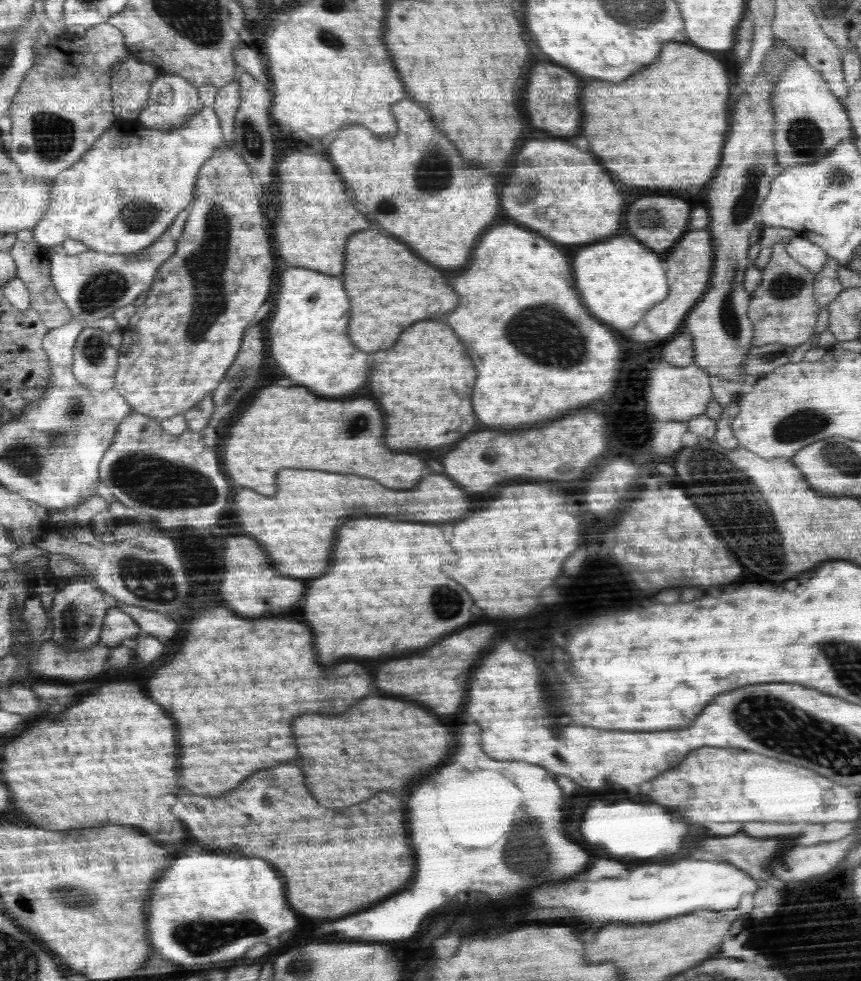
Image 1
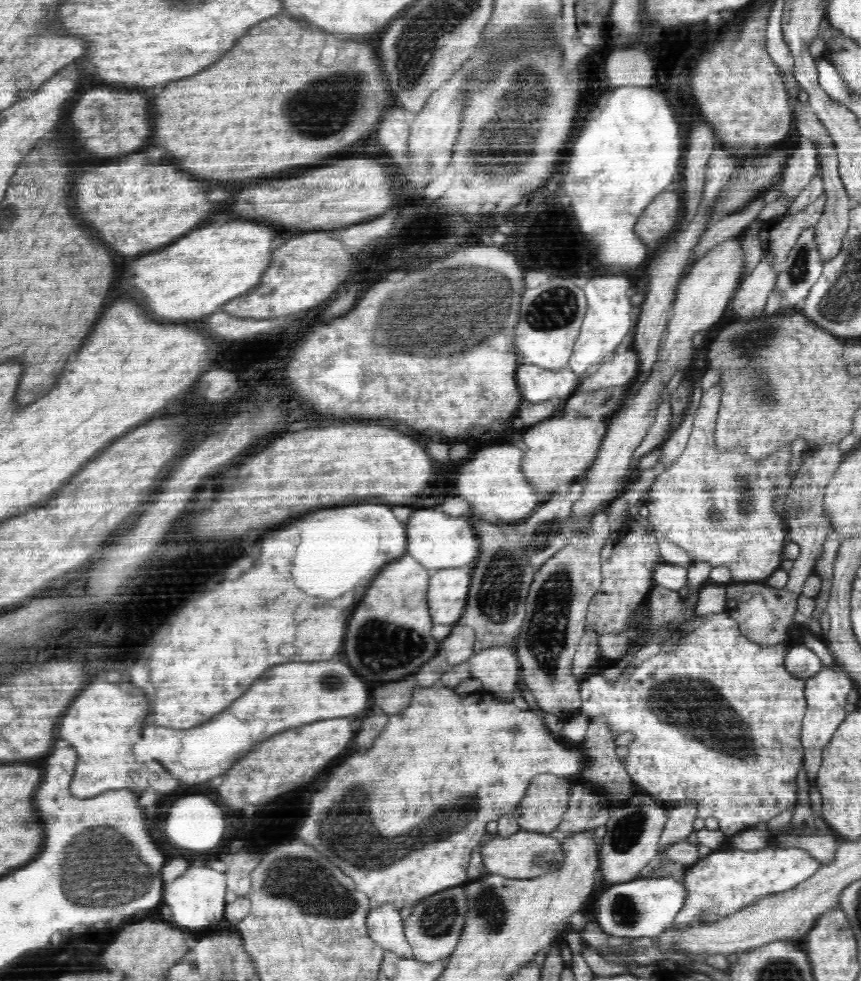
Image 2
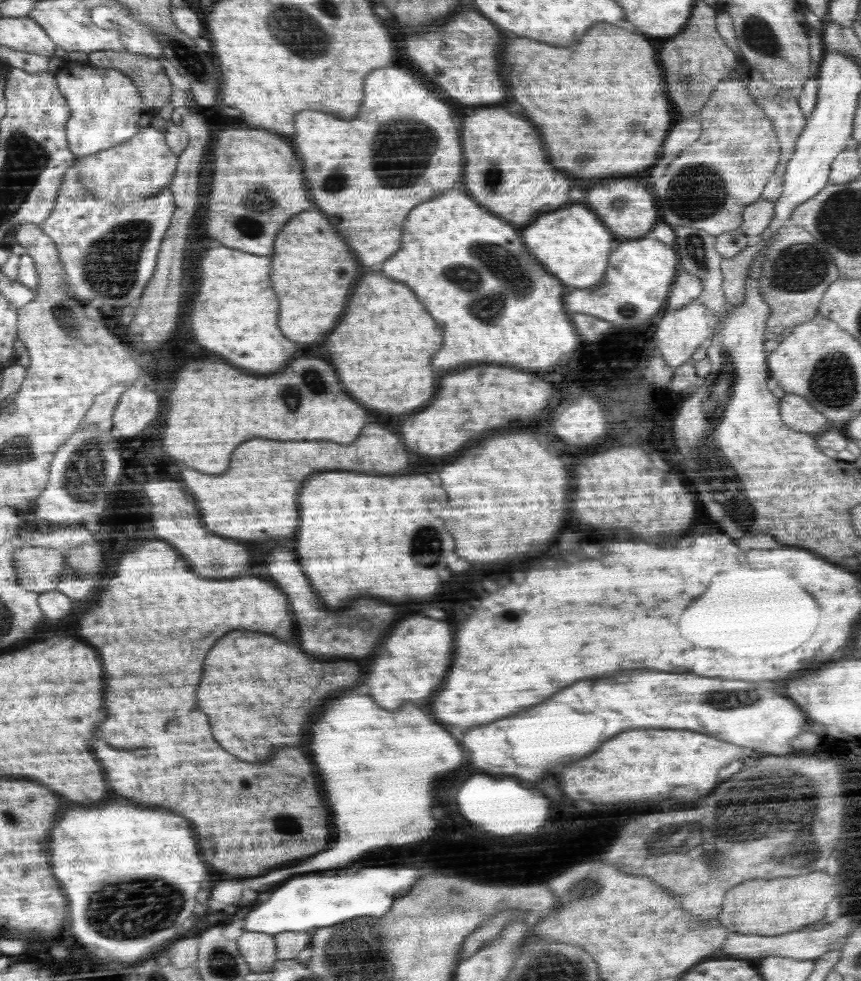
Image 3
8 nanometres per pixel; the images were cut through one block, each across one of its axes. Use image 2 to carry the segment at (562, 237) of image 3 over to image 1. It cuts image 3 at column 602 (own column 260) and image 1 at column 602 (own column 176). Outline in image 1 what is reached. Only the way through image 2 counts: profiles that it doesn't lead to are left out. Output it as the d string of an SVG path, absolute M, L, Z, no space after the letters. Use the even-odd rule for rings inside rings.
M608 238L606 242L596 242L586 248L582 248L574 256L574 274L576 274L578 290L582 290L582 298L586 298L586 306L590 306L590 312L598 316L602 322L608 322L616 328L632 329L640 318L658 302L668 297L668 282L664 268L660 266L660 258L656 252L650 252L645 243L632 238Z

